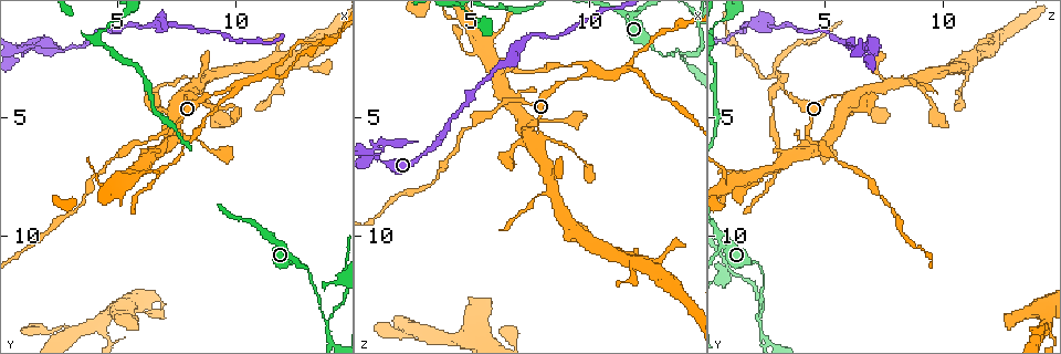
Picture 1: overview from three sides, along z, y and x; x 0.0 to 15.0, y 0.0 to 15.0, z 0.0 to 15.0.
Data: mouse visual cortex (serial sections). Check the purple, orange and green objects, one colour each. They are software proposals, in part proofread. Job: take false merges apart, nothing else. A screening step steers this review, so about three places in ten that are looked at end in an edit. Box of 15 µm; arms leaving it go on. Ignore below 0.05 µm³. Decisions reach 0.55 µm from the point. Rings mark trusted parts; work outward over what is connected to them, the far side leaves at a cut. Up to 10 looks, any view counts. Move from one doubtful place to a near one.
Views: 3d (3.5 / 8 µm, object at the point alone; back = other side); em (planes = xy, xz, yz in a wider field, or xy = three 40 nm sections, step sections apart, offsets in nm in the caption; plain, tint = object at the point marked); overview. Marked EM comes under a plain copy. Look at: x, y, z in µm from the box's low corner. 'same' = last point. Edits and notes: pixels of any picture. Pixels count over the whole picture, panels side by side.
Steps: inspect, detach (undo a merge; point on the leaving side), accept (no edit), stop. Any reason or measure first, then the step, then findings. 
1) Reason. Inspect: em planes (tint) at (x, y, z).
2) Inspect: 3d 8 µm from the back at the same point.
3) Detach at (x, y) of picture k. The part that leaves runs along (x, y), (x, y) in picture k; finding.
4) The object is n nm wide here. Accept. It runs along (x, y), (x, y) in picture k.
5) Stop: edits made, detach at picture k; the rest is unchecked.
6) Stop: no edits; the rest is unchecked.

Three arms meet. Inspect: 3d 3.5 µm at (10.1, 3.5, 3.0).

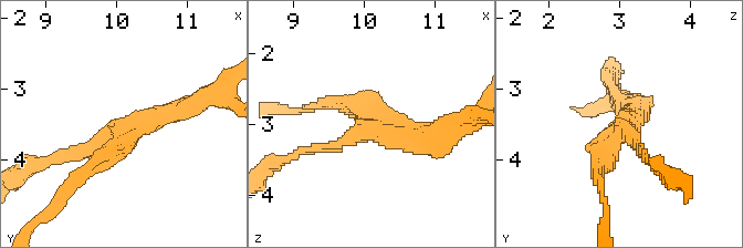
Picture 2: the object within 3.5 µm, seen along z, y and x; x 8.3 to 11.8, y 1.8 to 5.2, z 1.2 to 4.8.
Inspect: em xy step 3 (tint) at (10.05, 3.65, 3.05).

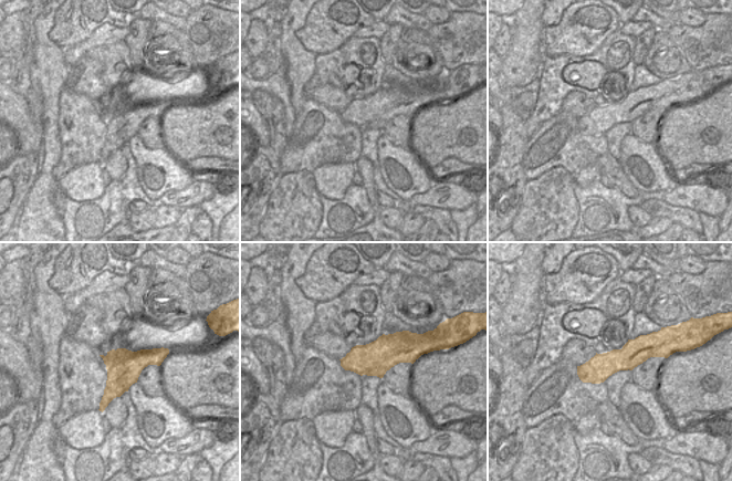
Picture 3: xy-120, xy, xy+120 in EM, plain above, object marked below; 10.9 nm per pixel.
The arms are 150, 200, 250 nm wide. Detach at (96, 159) of picture 2. Two cells meet here.

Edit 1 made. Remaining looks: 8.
Redraw. Inspect: overview.

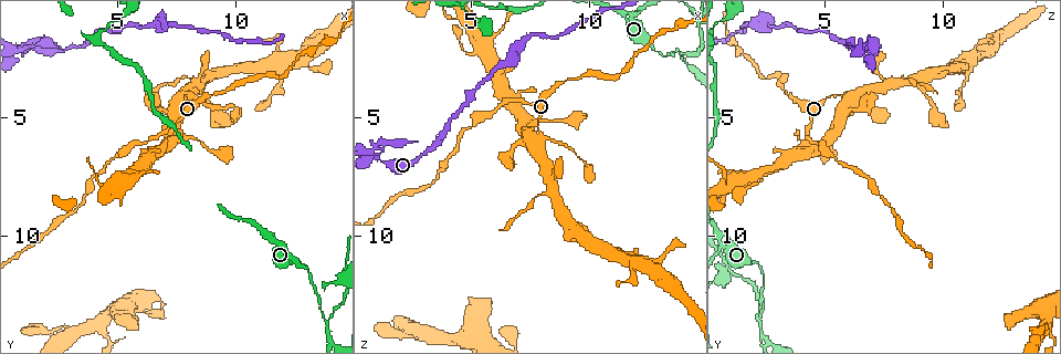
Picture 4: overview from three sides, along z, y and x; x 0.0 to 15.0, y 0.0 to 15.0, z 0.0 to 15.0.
Four or more arms meet. Inspect: 3d 3.5 µm at (7.7, 4.1, 6.1).

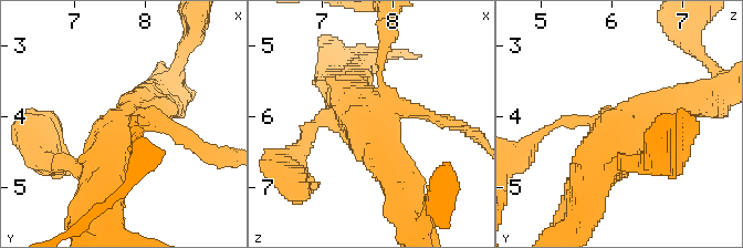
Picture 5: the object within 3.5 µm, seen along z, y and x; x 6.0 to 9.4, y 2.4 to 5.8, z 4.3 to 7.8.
4 arms meet here; the arms are 100, 200, 450, 500 nm wide. Inspect: em xy step 2 (tint) at (7.65, 4.20, 6.00).

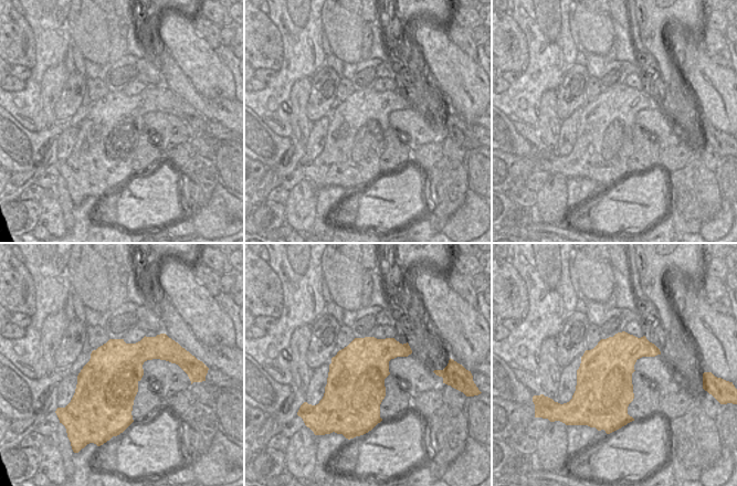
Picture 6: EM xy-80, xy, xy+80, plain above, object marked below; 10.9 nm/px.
Detach at (104, 145) of picture 5. The part that leaves runs along (382, 70), (382, 161) in picture 5; two cells meet here.

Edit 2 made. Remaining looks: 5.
Sudden change in width. Inspect: 3d 3.5 µm at (12.7, 11.1, 1.9).

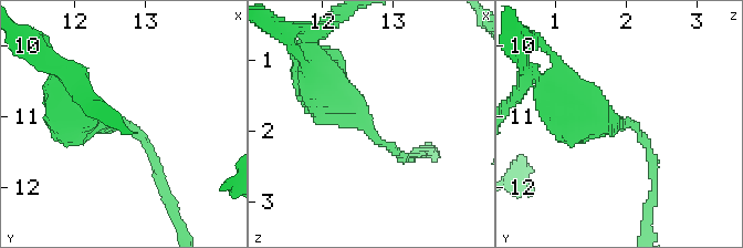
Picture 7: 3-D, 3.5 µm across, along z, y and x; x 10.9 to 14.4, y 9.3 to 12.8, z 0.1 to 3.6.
The arms are 150, 600 nm wide; now the EM. Inspect: em xy step 5 (tint) at (12.70, 11.15, 1.95).

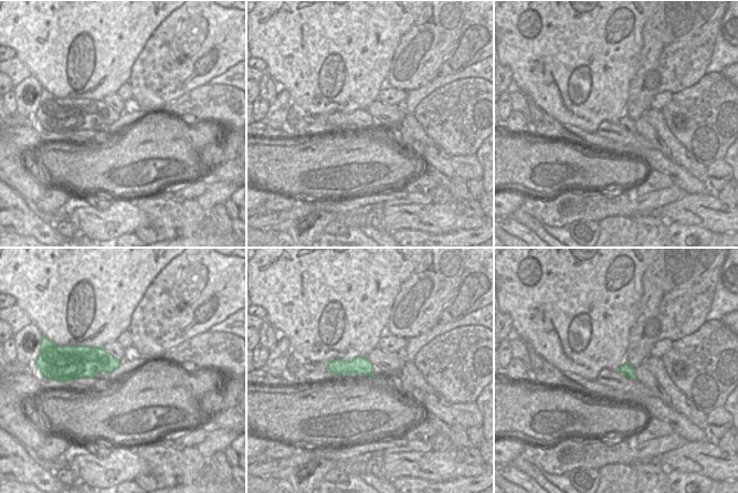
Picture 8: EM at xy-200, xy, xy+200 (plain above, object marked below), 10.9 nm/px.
Accept. It runs along (316, 79), (405, 157) in picture 7; continuous, no second cell.

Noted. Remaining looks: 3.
Three-way junction. Inspect: 3d 8 µm from the back at (13.8, 13.5, 2.2).

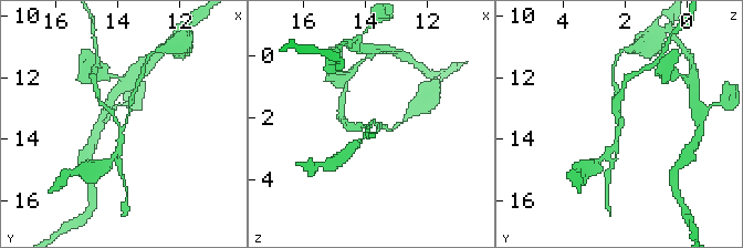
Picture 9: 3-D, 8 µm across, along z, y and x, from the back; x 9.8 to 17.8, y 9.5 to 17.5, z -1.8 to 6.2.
Inspect: 3d 3.5 µm at (13.8, 13.6, 2.2).

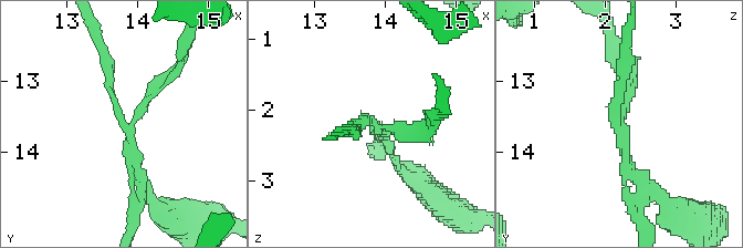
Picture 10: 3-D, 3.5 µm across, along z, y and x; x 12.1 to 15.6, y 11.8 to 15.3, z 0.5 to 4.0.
3 arms meet here; the arms are 150, 150, 150 nm wide; need the tissue. Inspect: em xy step 3 (tint) at (13.80, 13.60, 2.15).

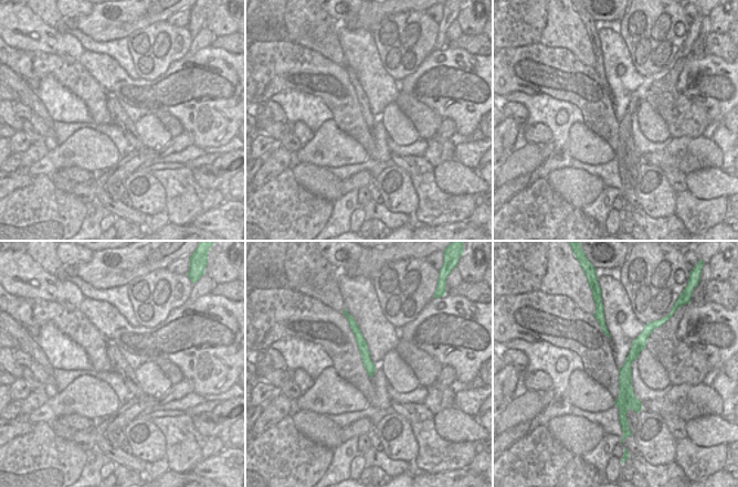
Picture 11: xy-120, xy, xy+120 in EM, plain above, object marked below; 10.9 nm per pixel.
Detach at (399, 124) of picture 10. A second cell is stuck on.

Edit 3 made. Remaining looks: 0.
Stop: edits made, detach at picture 2, detach at picture 5, detach at picture 10; the rest is unchecked.

